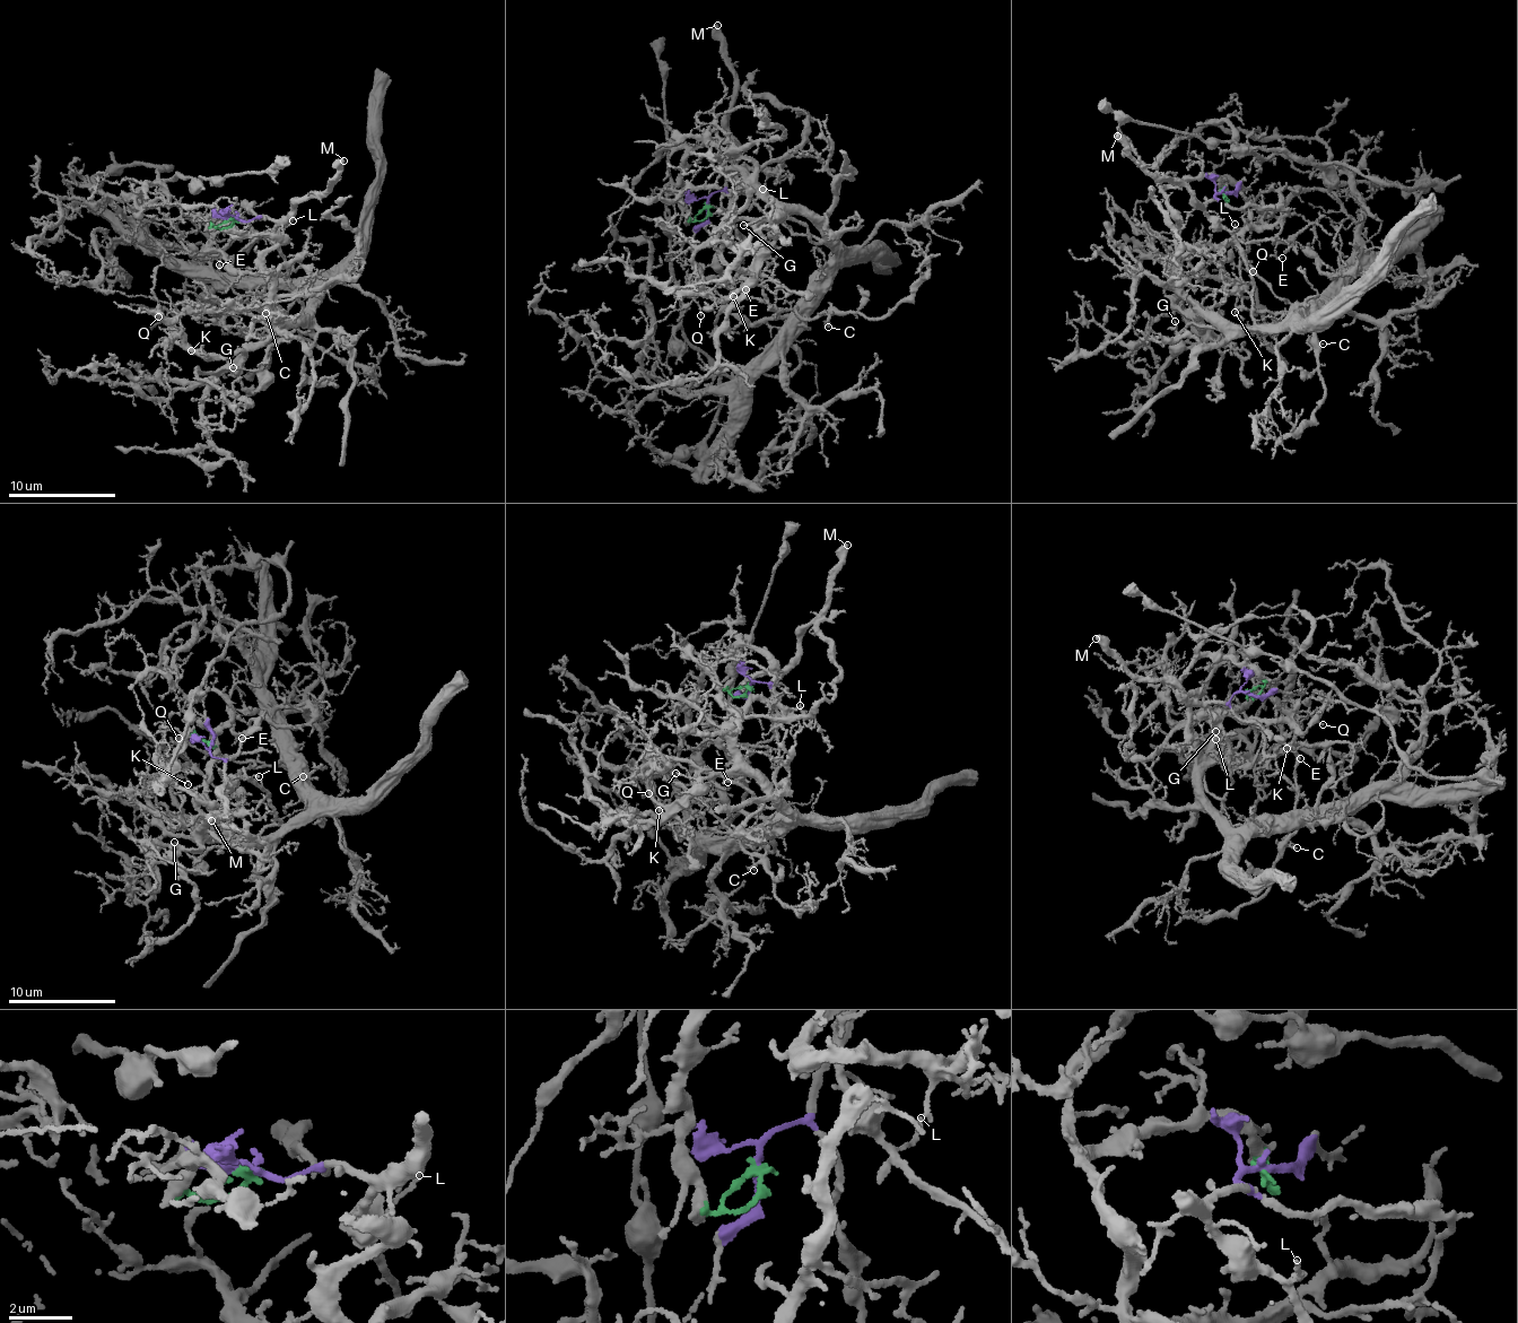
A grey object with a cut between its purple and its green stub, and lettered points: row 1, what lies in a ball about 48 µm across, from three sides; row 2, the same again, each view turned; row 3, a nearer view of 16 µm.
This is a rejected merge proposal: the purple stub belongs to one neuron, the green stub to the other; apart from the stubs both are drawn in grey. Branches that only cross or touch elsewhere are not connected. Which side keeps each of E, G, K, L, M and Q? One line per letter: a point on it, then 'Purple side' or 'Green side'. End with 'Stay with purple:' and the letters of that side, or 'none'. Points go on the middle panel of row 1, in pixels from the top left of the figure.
E: Place: (746, 289). Purple side
G: Place: (743, 225). Purple side
K: Place: (733, 296). Green side
L: Place: (762, 189). Purple side
M: Place: (717, 25). Purple side
Q: Place: (700, 315). Green side
Stay with purple: E, G, L, M

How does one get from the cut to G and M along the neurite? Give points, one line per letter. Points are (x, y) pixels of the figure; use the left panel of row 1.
G: (235, 217), (264, 216), (275, 223), (270, 234), (301, 312), (260, 366), (232, 367)
M: (235, 217), (247, 222), (264, 216), (276, 222), (288, 214), (297, 199), (305, 201), (326, 189), (345, 159)

